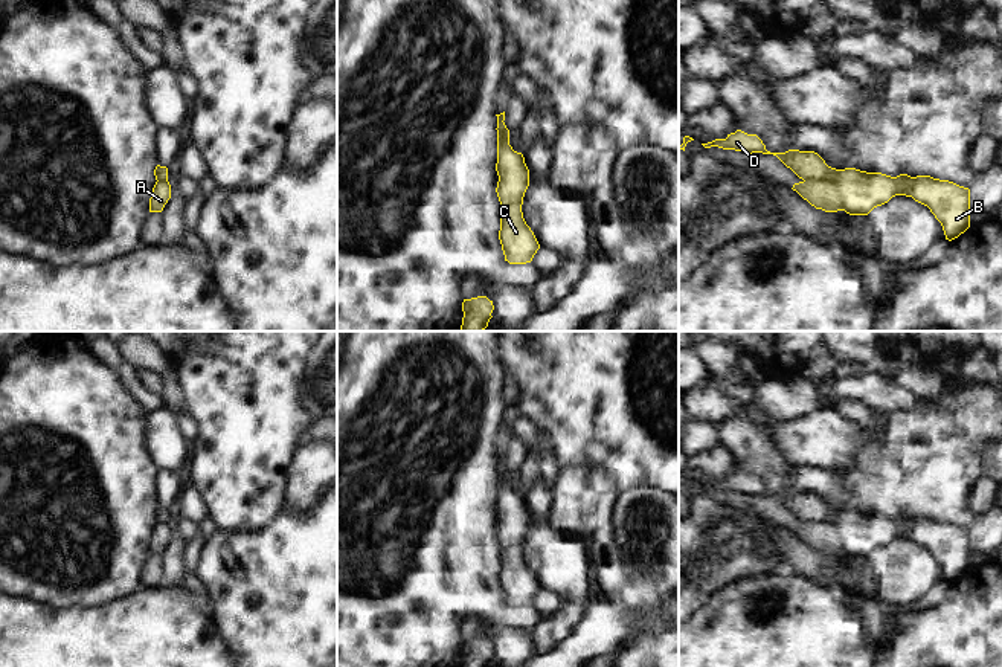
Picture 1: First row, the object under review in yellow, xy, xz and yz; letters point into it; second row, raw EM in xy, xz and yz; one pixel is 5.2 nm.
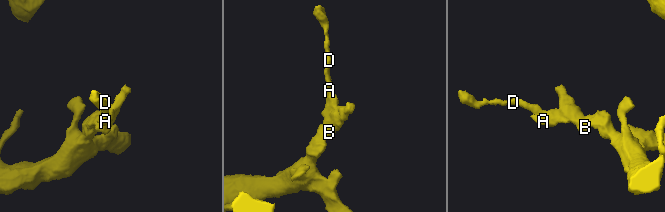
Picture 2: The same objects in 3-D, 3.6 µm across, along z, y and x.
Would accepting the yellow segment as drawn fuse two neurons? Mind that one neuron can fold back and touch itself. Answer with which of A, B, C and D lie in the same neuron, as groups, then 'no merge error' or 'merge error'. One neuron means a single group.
A B C D; no merge error

